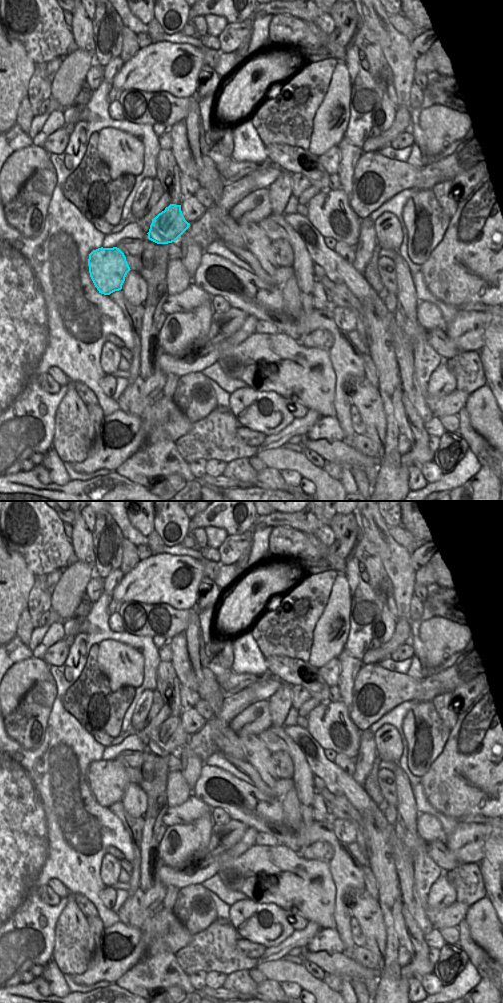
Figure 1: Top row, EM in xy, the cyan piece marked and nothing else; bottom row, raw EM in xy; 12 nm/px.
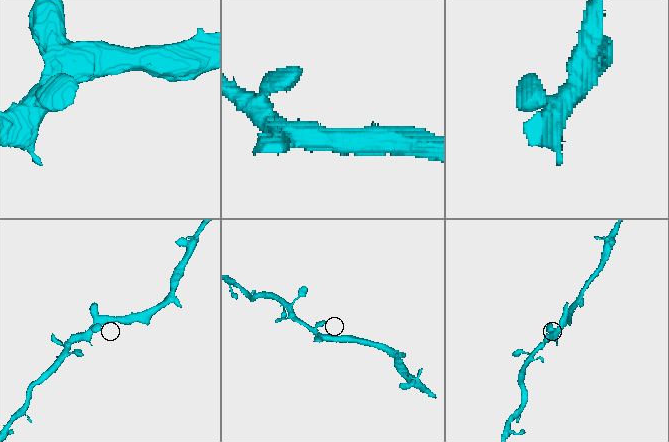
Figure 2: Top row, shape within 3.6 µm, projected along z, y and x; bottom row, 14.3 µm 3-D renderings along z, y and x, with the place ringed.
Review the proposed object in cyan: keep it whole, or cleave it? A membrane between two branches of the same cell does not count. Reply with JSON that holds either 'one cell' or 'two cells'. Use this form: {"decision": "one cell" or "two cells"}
{"decision": "one cell"}

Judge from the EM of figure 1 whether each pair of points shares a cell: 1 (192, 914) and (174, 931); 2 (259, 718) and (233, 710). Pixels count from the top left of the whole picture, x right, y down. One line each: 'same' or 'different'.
1: different
2: different

